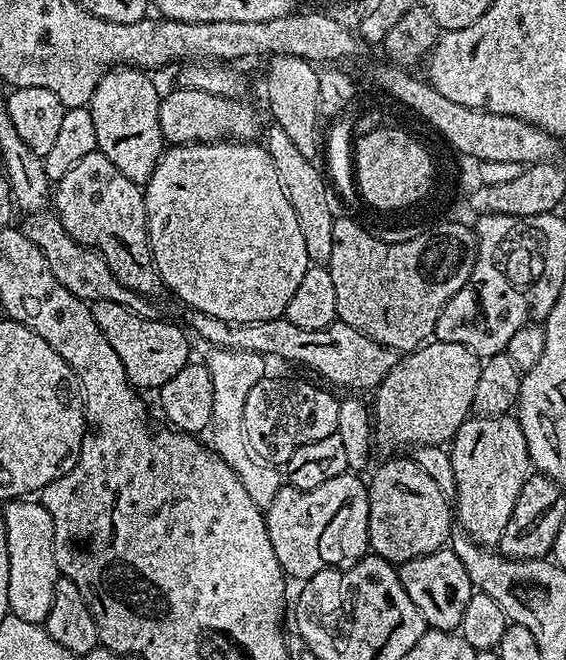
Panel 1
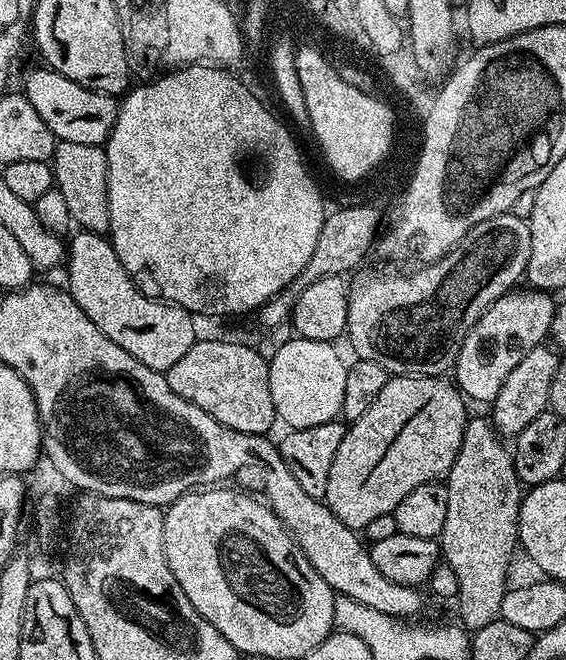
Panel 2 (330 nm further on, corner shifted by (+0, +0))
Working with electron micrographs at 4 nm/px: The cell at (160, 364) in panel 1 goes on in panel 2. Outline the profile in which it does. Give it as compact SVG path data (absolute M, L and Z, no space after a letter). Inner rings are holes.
M77 231L72 244L66 248L66 269L68 268L68 284L66 290L82 306L86 318L110 338L126 354L138 358L142 366L150 366L150 370L167 373L186 350L196 345L198 333L193 313L184 309L182 304L174 304L155 295L147 296L136 289L133 277L122 266L116 251L112 249L112 241L107 235L99 232Z

